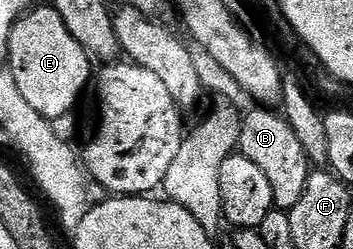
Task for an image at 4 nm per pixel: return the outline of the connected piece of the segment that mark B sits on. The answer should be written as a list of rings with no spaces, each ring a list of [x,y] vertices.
[[[271,108],[251,109],[255,110],[244,113],[239,124],[238,153],[253,160],[253,164],[257,164],[257,168],[261,168],[261,173],[269,179],[269,188],[273,188],[274,209],[289,212],[293,204],[301,200],[301,192],[305,190],[313,167],[293,128],[289,128],[289,120],[282,113]]]

